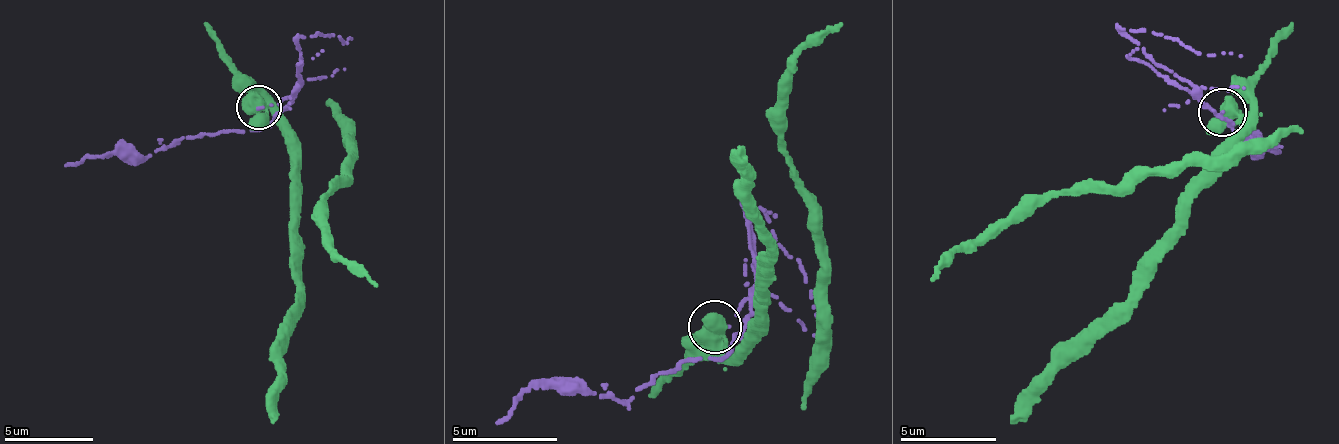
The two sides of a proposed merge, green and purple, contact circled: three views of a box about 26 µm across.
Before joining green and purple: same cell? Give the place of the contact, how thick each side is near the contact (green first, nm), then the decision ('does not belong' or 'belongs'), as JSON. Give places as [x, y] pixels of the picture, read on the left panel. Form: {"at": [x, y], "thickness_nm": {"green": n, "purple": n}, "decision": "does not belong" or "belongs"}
{"at": [259, 107], "thickness_nm": {"green": 550, "purple": 130}, "decision": "does not belong"}

